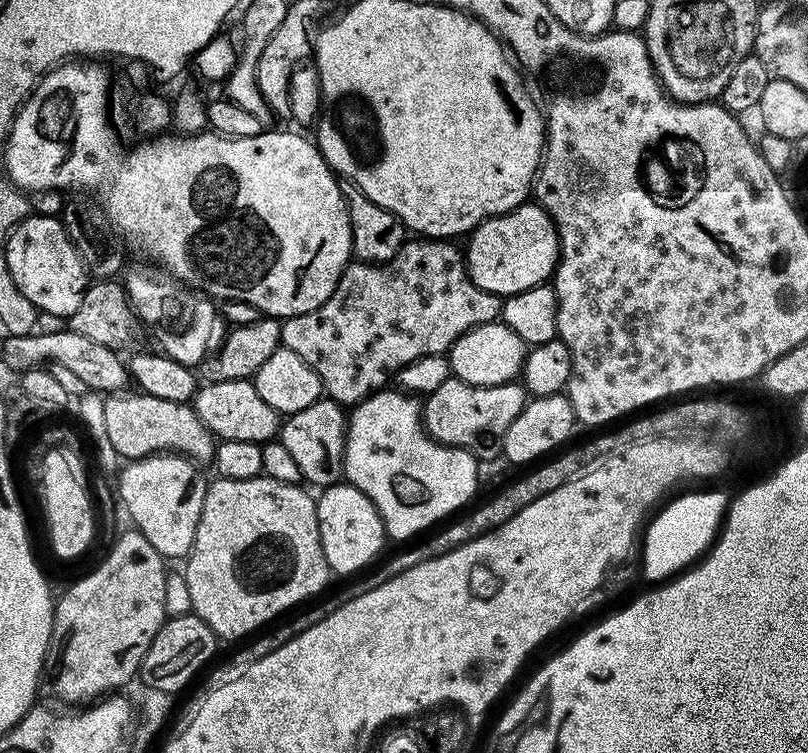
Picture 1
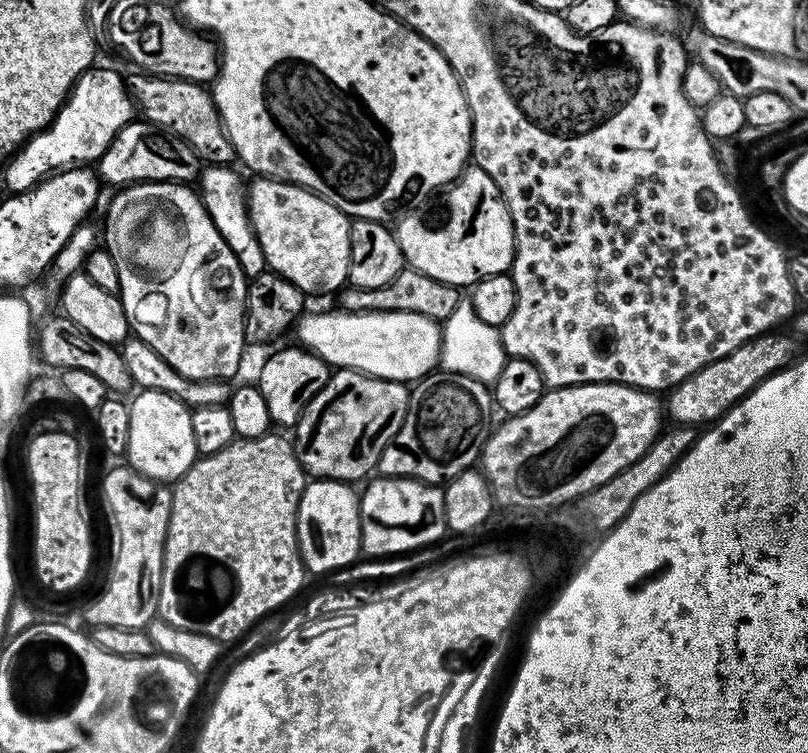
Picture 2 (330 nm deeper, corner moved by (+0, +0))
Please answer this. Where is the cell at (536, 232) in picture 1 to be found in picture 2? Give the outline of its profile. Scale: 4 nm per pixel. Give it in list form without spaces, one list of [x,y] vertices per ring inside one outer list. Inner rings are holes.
[[[473,167],[471,171],[472,185],[465,190],[462,204],[450,209],[436,229],[416,216],[404,216],[394,224],[405,261],[415,271],[443,284],[475,286],[487,276],[505,275],[516,256],[516,231],[502,193],[486,170]]]

